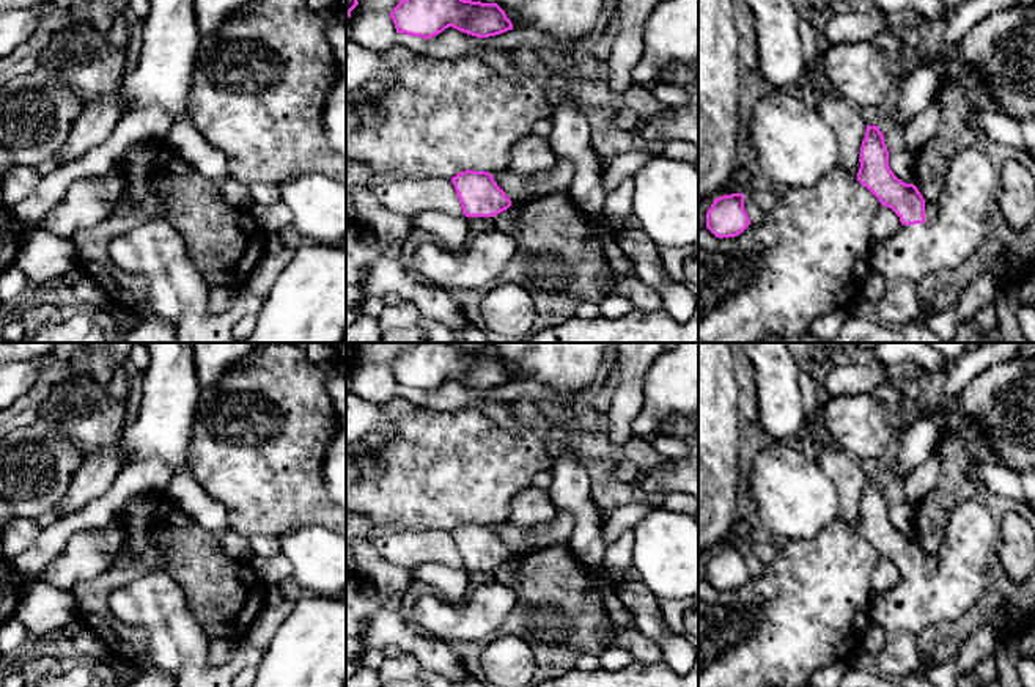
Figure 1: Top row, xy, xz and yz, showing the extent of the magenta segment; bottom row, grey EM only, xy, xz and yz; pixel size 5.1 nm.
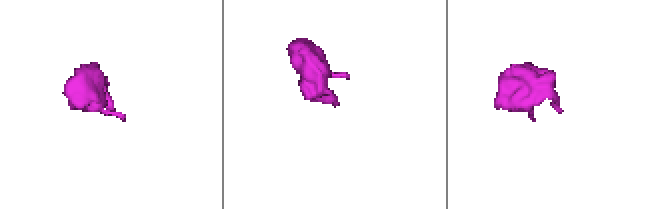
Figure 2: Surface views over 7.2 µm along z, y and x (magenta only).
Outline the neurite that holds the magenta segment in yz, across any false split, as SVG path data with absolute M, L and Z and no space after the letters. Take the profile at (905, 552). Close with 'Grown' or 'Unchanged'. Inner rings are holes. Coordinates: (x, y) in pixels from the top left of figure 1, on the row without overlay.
M867 476L859 514L857 533L901 574L890 591L871 596L870 605L871 623L884 630L878 654L881 674L901 679L923 670L922 632L933 623L958 619L986 591L986 574L1000 539L999 522L975 500L956 503L939 549L939 568L930 575L919 541L890 522L878 478Z. Grown

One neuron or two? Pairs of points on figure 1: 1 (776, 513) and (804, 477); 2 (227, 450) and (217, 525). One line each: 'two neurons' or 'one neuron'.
1: one neuron
2: two neurons

